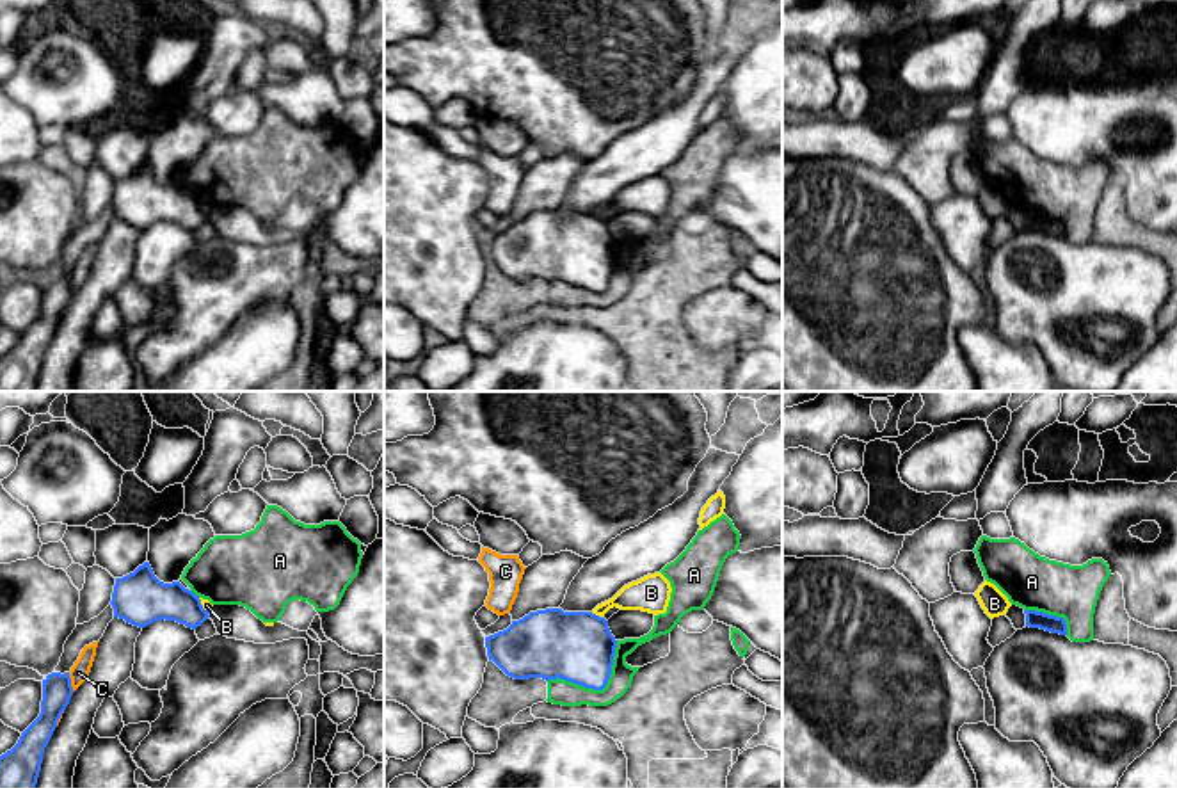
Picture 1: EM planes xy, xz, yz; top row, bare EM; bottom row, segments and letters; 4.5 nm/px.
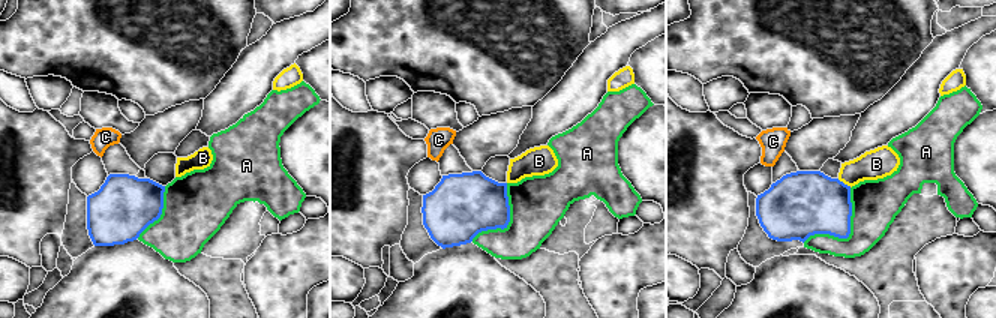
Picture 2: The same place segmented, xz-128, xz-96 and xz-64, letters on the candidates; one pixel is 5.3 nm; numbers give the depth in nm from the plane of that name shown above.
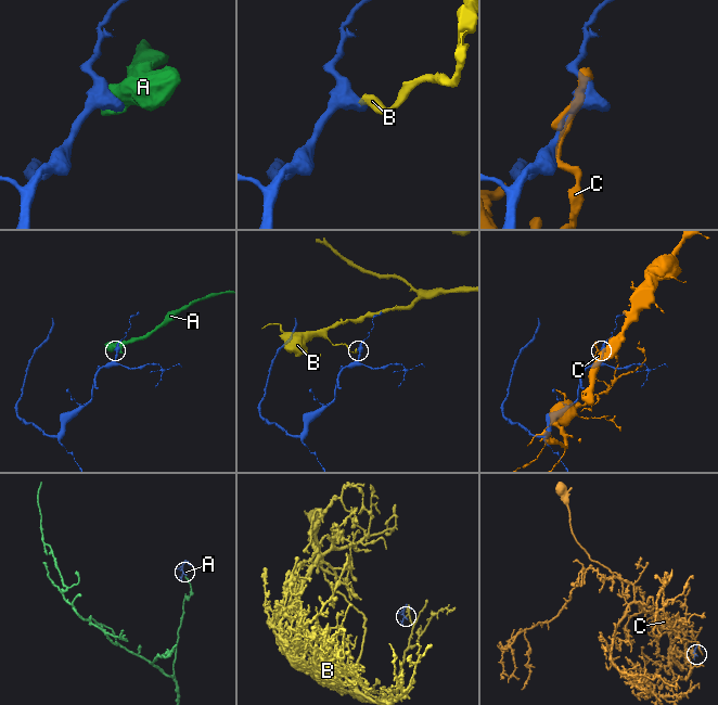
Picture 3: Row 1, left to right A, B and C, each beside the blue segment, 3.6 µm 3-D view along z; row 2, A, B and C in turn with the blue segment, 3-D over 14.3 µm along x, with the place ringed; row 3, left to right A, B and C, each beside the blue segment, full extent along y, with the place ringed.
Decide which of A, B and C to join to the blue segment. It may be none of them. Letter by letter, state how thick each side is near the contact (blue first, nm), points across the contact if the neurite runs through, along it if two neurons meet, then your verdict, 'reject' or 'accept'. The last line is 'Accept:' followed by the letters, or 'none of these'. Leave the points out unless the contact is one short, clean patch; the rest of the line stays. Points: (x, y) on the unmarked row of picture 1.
A: 320/110 nm | reject
B: 320/150 nm | along xz (591, 214), (601, 219) | reject
C: 140/90 nm | reject
Accept: none of these

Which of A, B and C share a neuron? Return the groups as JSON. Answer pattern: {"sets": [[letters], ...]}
{"sets": [["A"], ["B"], ["C"]]}

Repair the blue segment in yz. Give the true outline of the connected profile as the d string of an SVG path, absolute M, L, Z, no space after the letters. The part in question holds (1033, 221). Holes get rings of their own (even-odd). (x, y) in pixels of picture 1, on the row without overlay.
M1024 212L1024 215L1026 215L1026 228L1067 237L1067 224L1063 219L1049 217L1037 212Z

